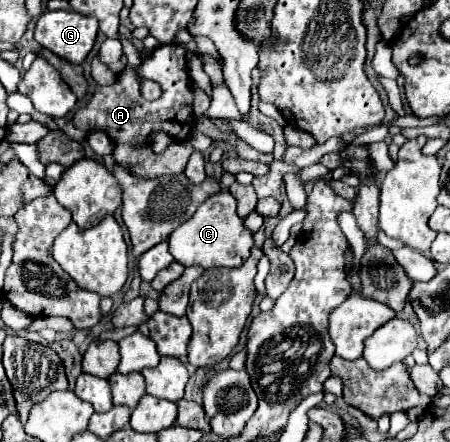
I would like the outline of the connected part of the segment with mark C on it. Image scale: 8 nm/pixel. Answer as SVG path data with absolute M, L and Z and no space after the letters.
M219 192L209 196L193 214L191 220L183 222L167 238L169 252L183 266L201 266L201 268L239 268L247 258L253 246L253 234L245 228L243 220L237 214L235 198L229 192Z

